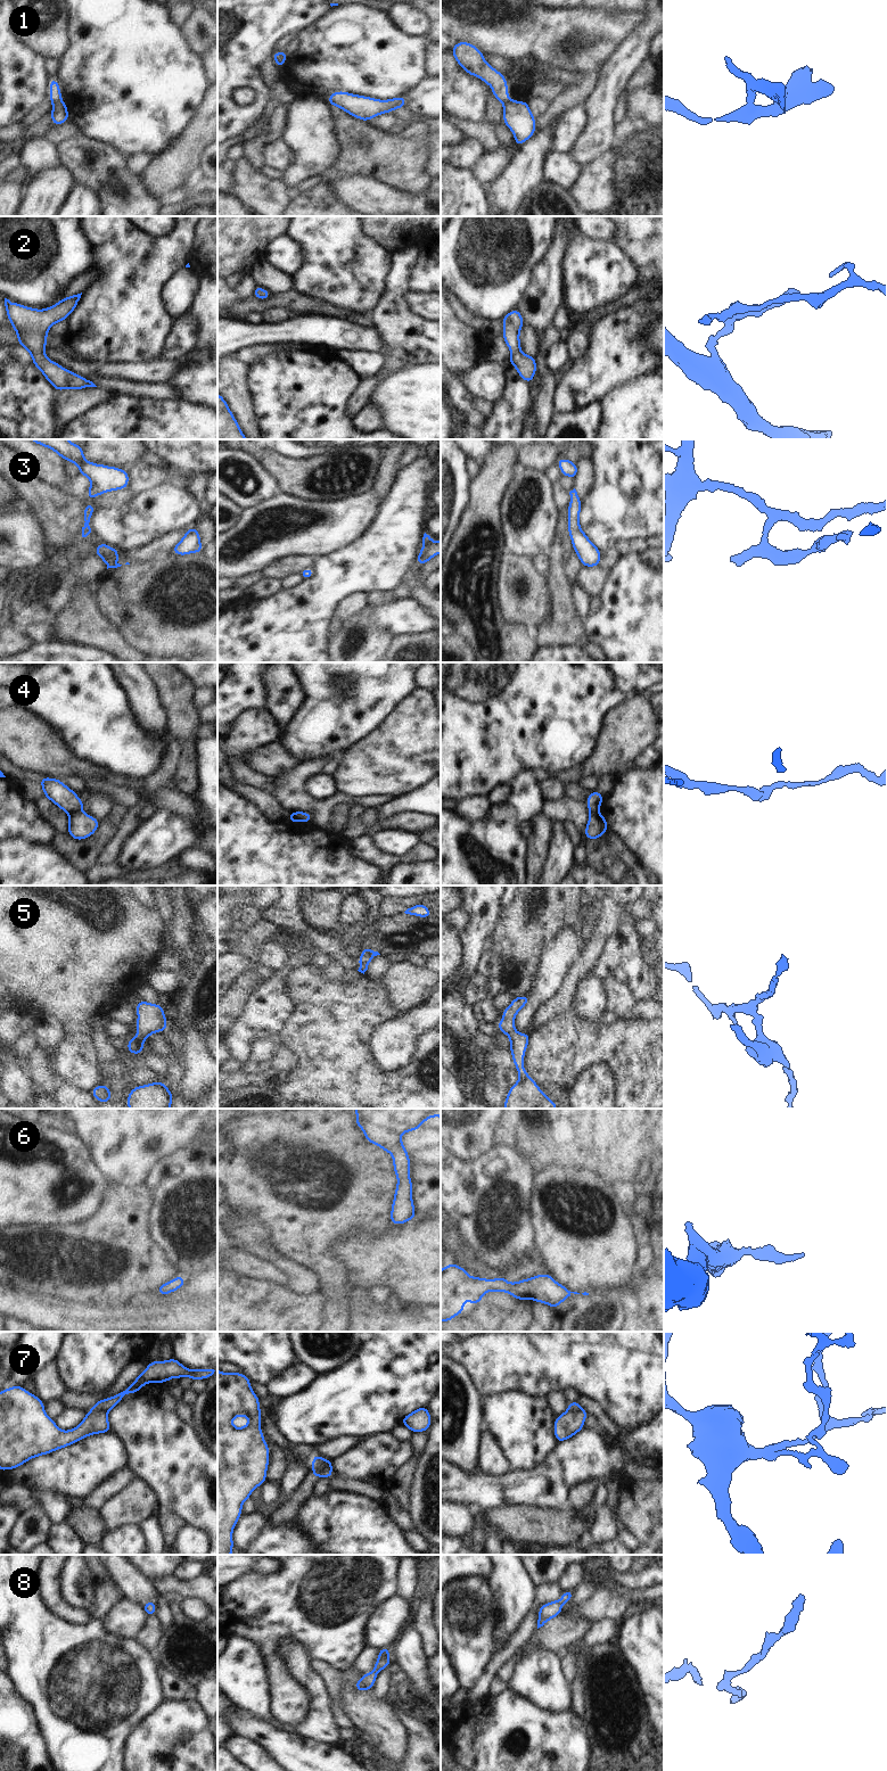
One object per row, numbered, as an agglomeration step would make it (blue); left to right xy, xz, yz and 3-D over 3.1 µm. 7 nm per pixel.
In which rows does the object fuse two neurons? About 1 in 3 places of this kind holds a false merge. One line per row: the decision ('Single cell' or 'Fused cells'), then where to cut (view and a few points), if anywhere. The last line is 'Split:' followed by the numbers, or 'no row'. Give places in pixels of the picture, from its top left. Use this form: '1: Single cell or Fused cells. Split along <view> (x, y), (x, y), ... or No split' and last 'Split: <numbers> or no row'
1: Fused cells. Split along xz (285, 57), (276, 59)
2: Single cell. No split
3: Single cell. No split
4: Fused cells. Split along xy (79, 809), (70, 815)
5: Single cell. No split
6: Single cell. No split
7: Fused cells. Split along xy (91, 1409), (105, 1409), (107, 1411)
8: Single cell. No split
Split: 1, 4, 7

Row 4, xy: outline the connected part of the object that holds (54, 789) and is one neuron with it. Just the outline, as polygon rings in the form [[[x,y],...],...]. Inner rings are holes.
[[[43,776],[38,783],[42,785],[43,796],[63,809],[67,815],[79,812],[85,805],[73,790],[58,779]]]

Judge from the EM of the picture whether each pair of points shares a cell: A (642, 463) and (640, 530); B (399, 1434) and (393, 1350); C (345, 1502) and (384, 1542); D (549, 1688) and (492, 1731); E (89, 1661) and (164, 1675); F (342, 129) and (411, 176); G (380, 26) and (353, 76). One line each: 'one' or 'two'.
A: one
B: two
C: one
D: two
E: two
F: one
G: one

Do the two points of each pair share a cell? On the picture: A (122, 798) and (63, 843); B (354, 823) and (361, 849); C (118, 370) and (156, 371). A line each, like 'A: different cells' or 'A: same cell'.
A: different cells
B: different cells
C: same cell

